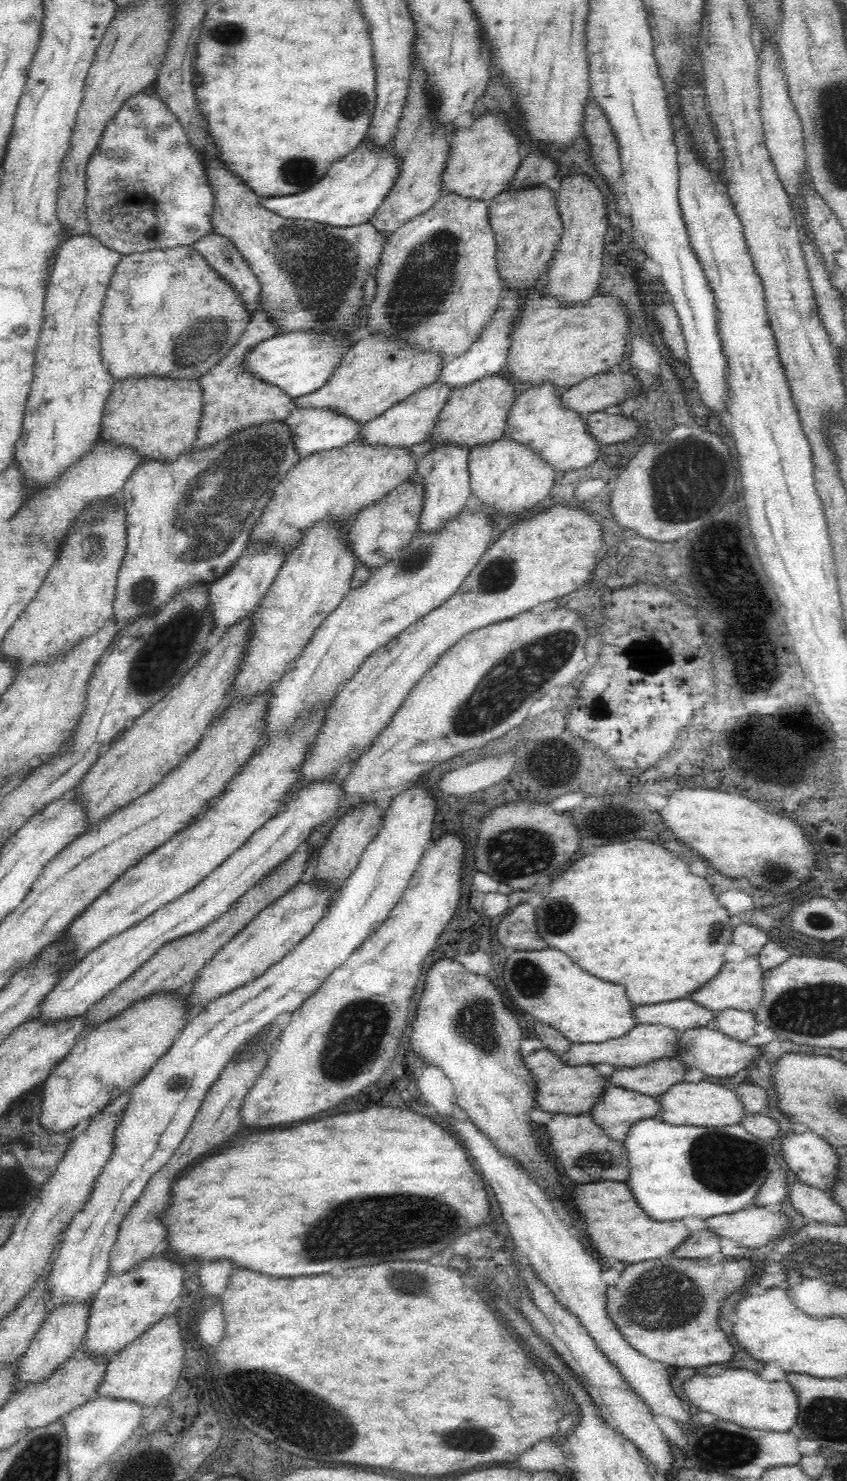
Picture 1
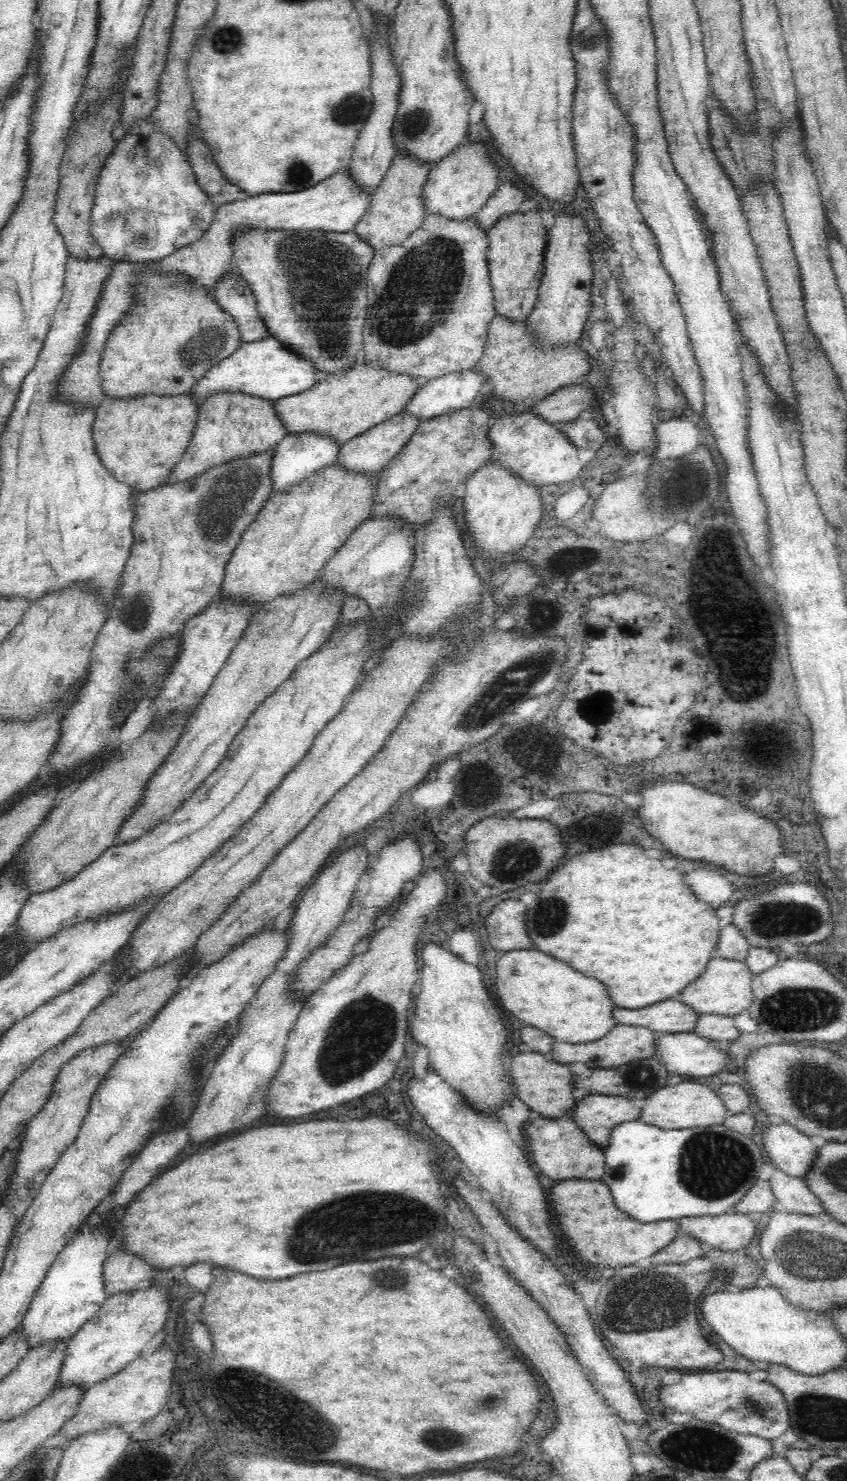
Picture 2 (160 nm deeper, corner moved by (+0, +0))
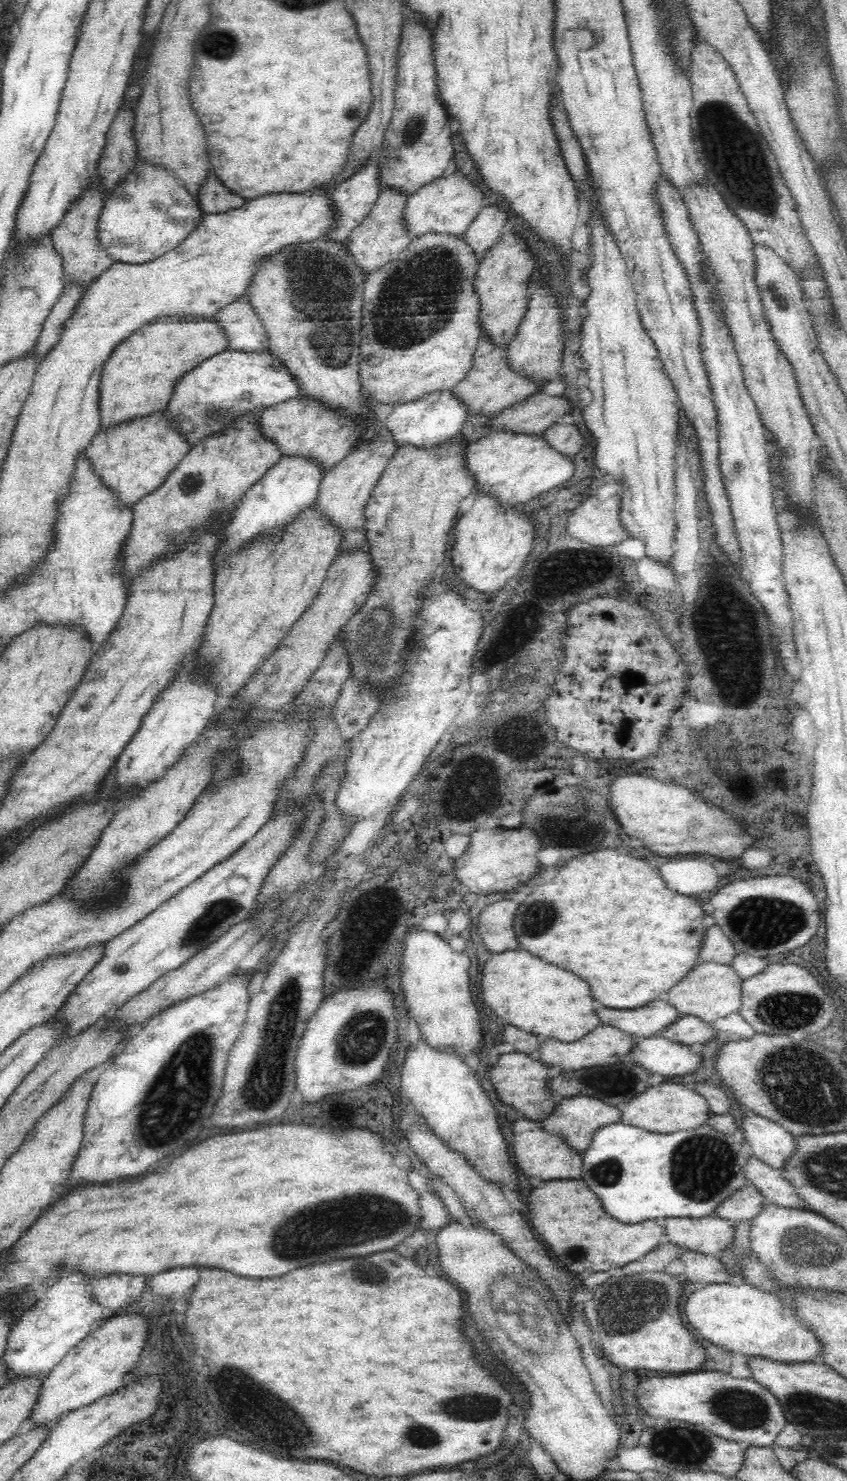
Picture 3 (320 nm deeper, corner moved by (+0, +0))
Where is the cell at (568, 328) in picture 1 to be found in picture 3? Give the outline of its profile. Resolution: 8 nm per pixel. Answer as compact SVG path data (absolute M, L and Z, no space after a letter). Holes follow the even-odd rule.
M484 335L476 344L476 350L472 354L472 369L451 392L464 404L469 414L491 416L540 391L541 388L530 378L510 370L506 359L506 346L496 346L490 341L488 335Z

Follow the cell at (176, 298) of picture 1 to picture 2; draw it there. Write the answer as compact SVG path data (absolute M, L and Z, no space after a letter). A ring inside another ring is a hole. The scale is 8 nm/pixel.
M144 273L135 280L135 305L129 310L127 317L123 318L120 326L117 326L108 336L104 352L102 353L102 361L100 362L101 388L108 398L118 400L130 398L144 398L144 396L158 396L160 398L172 398L172 396L180 396L188 393L199 381L204 374L211 370L211 367L218 362L224 361L229 354L236 352L236 348L241 345L240 331L238 325L232 321L232 317L228 313L220 310L220 305L216 303L215 297L192 285L190 281L186 281L184 277L178 277L176 273Z

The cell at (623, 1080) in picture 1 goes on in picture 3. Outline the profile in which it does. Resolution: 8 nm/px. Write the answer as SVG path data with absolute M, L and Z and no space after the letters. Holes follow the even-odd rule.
M622 1062L606 1066L591 1066L578 1070L561 1071L558 1076L546 1080L546 1089L557 1098L587 1096L600 1099L612 1106L618 1106L632 1096L644 1092L648 1088L648 1071L640 1068L636 1063Z

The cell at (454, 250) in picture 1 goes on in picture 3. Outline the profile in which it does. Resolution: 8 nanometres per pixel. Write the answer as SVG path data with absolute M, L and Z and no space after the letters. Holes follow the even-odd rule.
M428 233L411 239L408 248L365 277L359 384L364 397L382 405L418 402L430 394L450 392L472 369L472 354L482 337L474 278L478 261L463 237Z

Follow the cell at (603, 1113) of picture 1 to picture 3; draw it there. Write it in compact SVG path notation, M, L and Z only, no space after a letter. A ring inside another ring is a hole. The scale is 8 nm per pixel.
M579 1096L558 1098L552 1114L548 1114L540 1123L542 1123L544 1131L558 1135L566 1143L567 1148L582 1153L588 1149L588 1144L592 1142L592 1136L596 1134L596 1130L618 1122L618 1120L620 1120L618 1106L612 1106L594 1097Z

